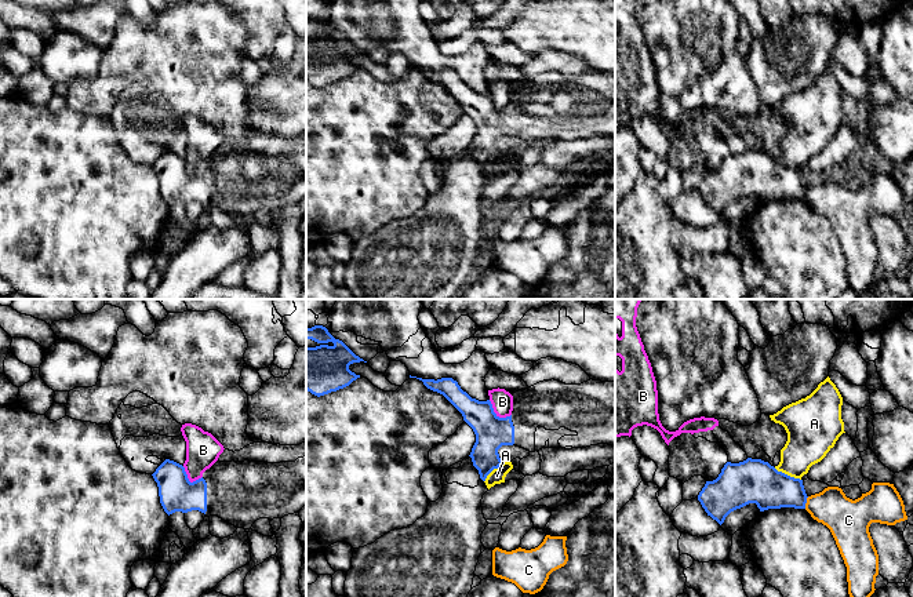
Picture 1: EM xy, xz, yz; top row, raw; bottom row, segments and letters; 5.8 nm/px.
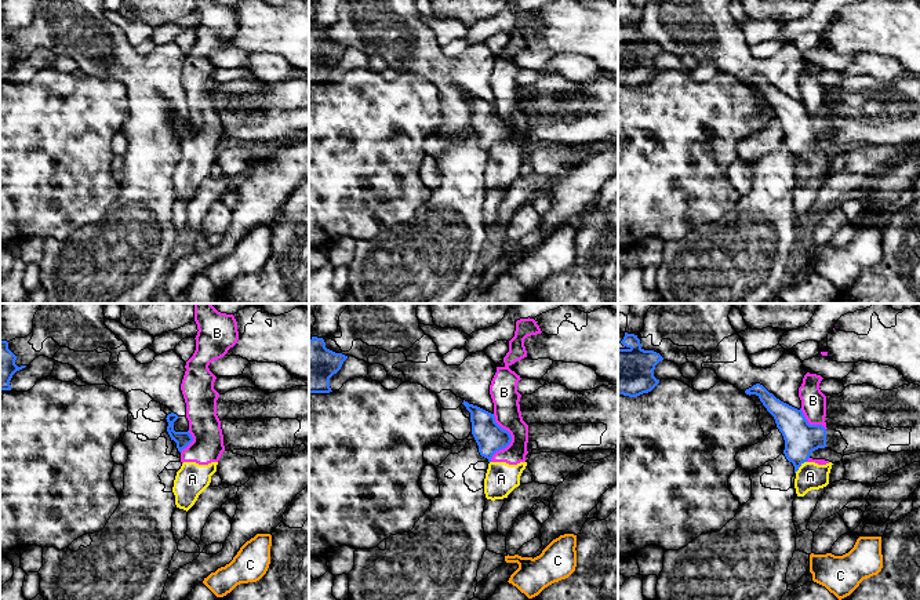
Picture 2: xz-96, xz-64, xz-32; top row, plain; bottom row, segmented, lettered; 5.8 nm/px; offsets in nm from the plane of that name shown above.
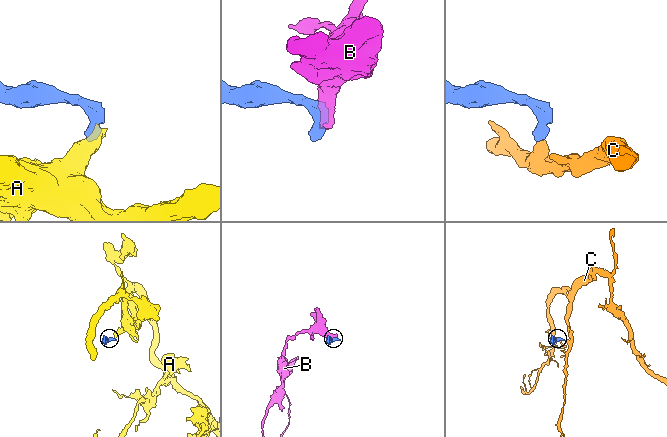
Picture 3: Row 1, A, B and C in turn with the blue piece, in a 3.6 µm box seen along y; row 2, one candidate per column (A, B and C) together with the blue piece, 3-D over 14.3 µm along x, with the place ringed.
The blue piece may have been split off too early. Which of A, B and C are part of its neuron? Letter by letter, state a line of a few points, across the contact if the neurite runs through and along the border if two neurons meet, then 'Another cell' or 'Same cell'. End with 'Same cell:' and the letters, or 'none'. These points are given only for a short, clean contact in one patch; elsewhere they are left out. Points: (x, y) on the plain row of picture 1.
A: Line: yz (774, 159), (800, 171). Another cell
B: Line: xz (488, 91), (499, 108), (510, 106). Another cell
C: Line: yz (808, 188), (804, 199). Another cell
Same cell: none

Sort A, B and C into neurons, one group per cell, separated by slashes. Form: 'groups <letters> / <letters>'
groups A B / C

